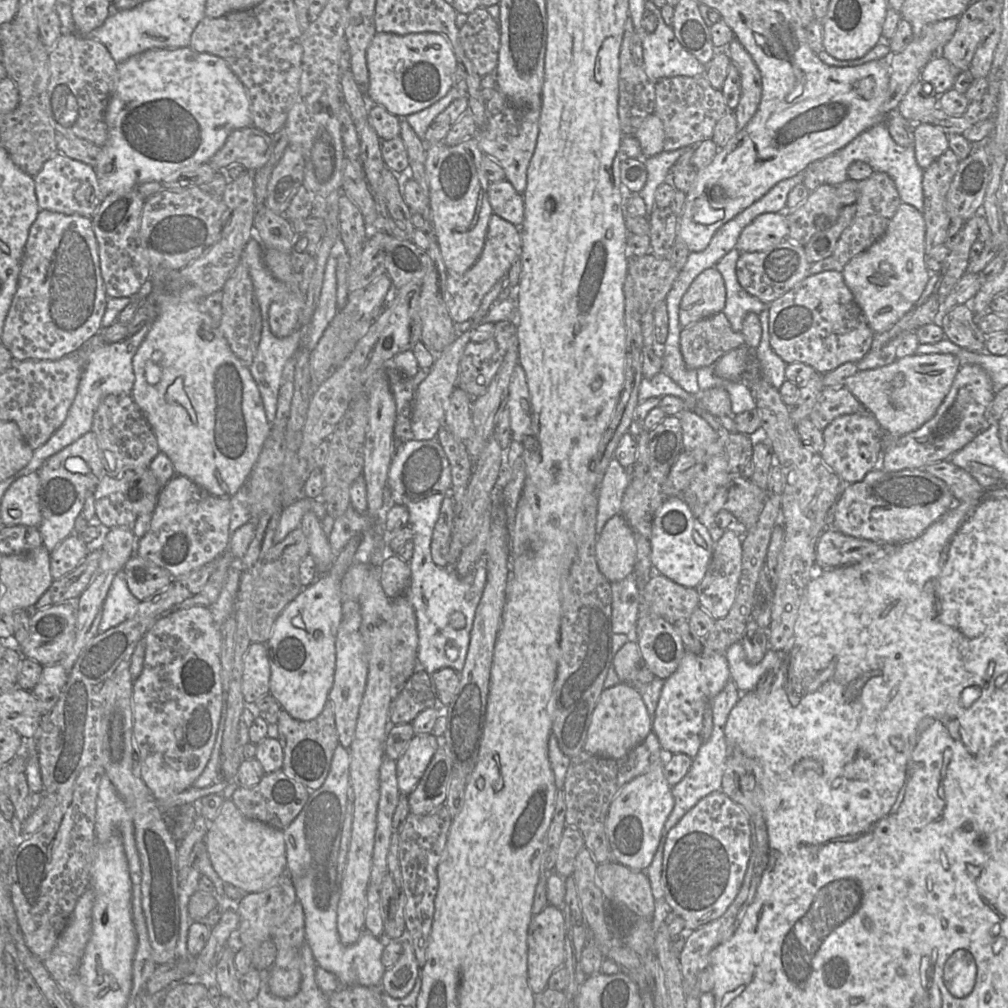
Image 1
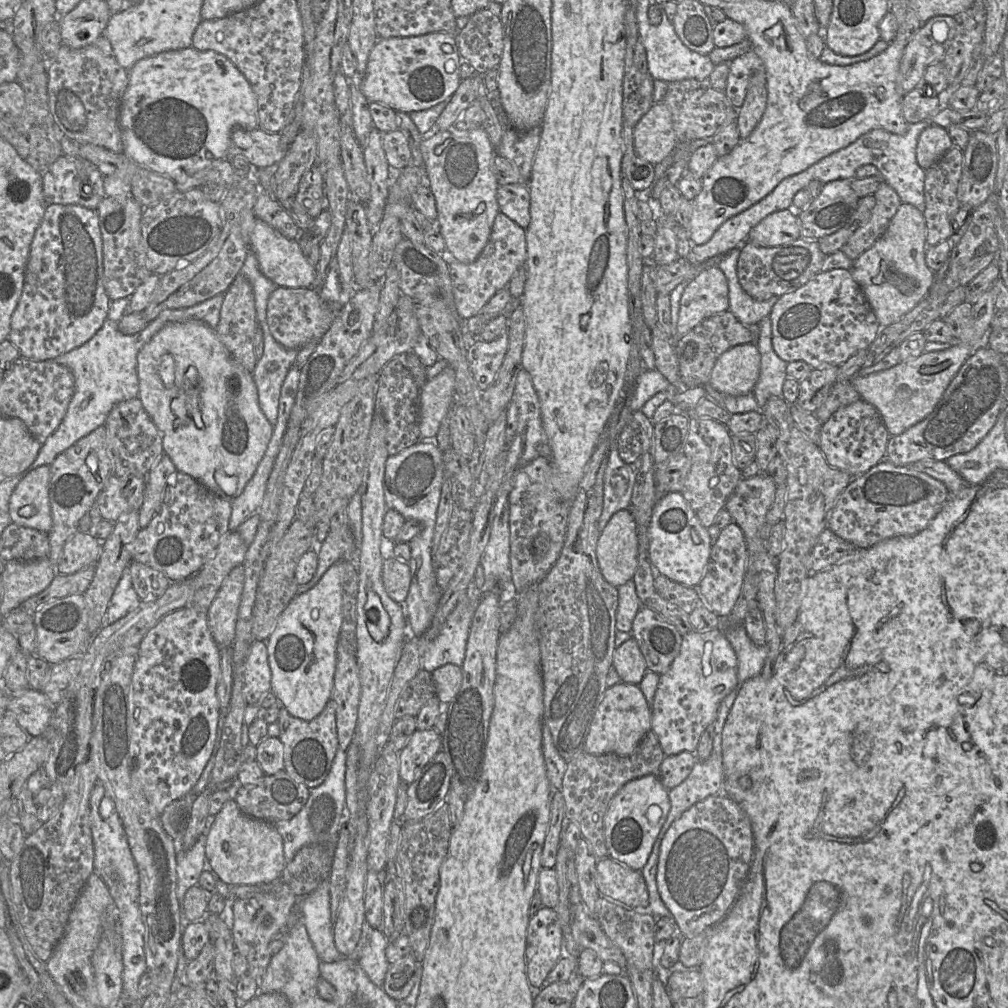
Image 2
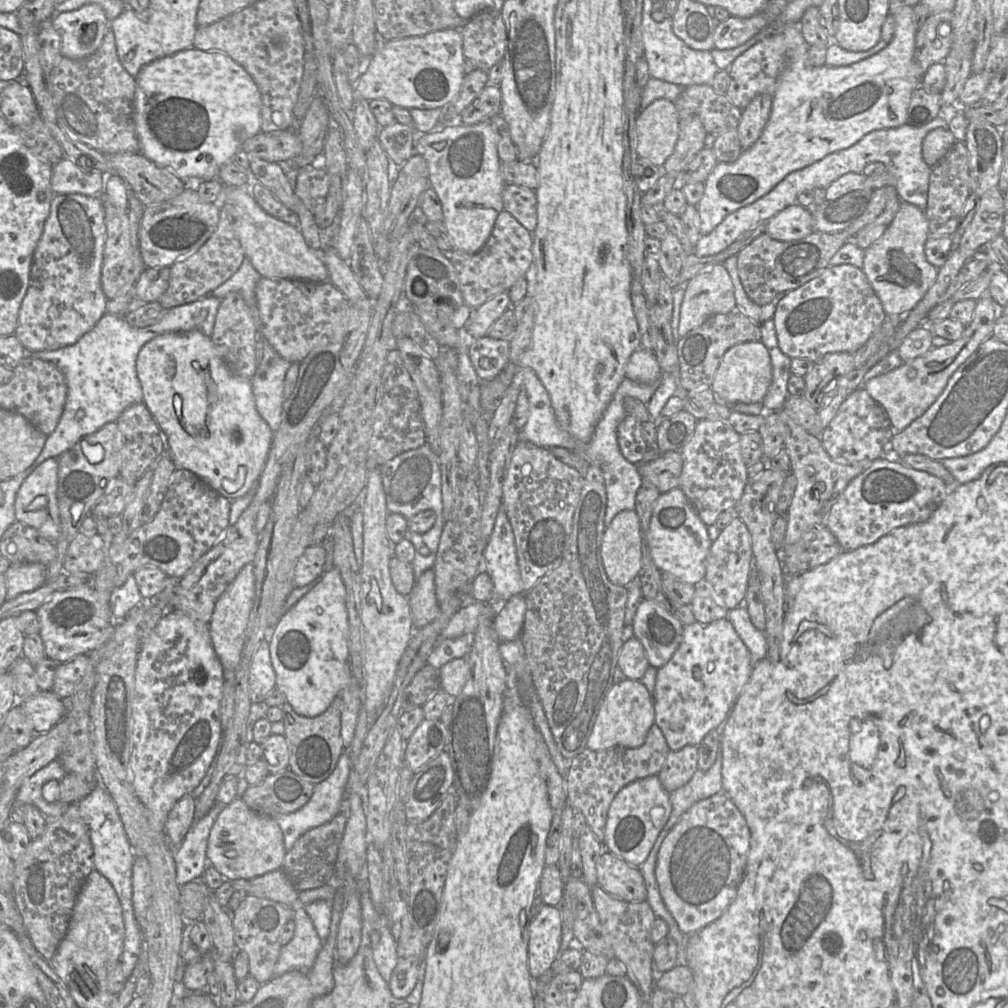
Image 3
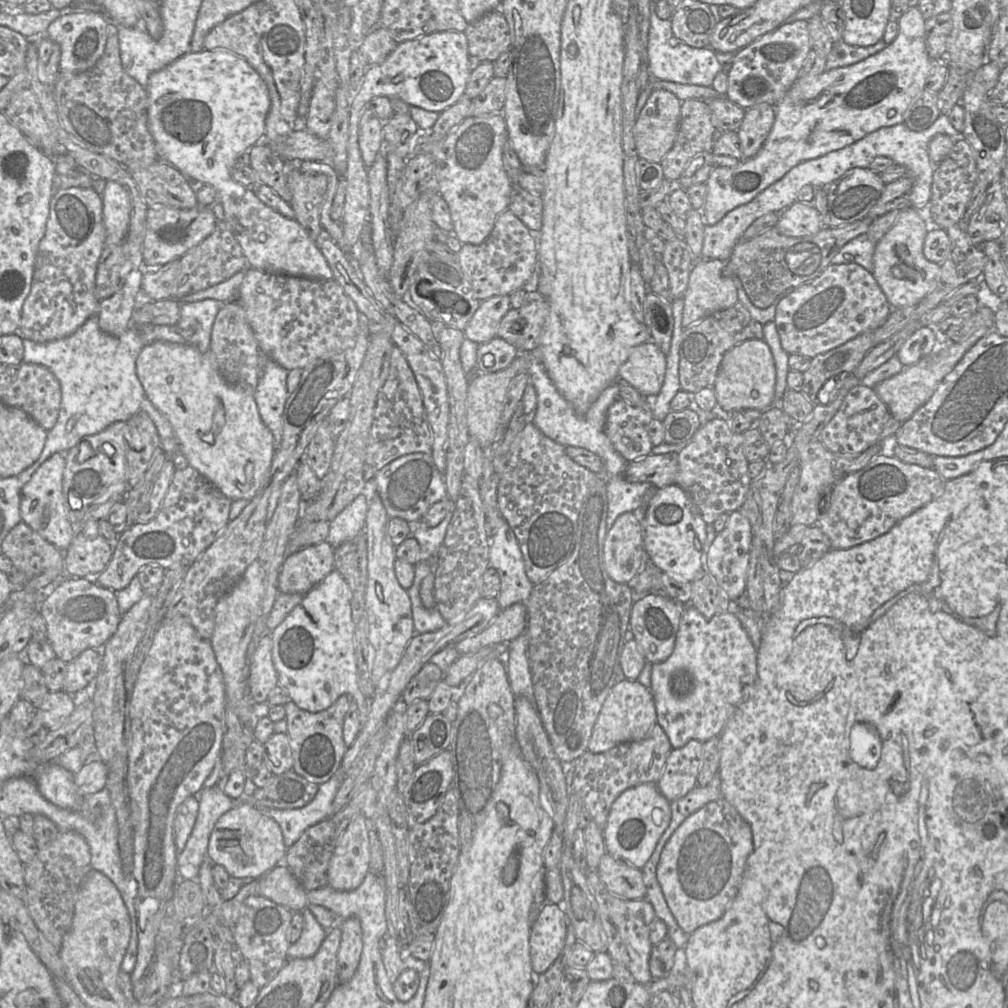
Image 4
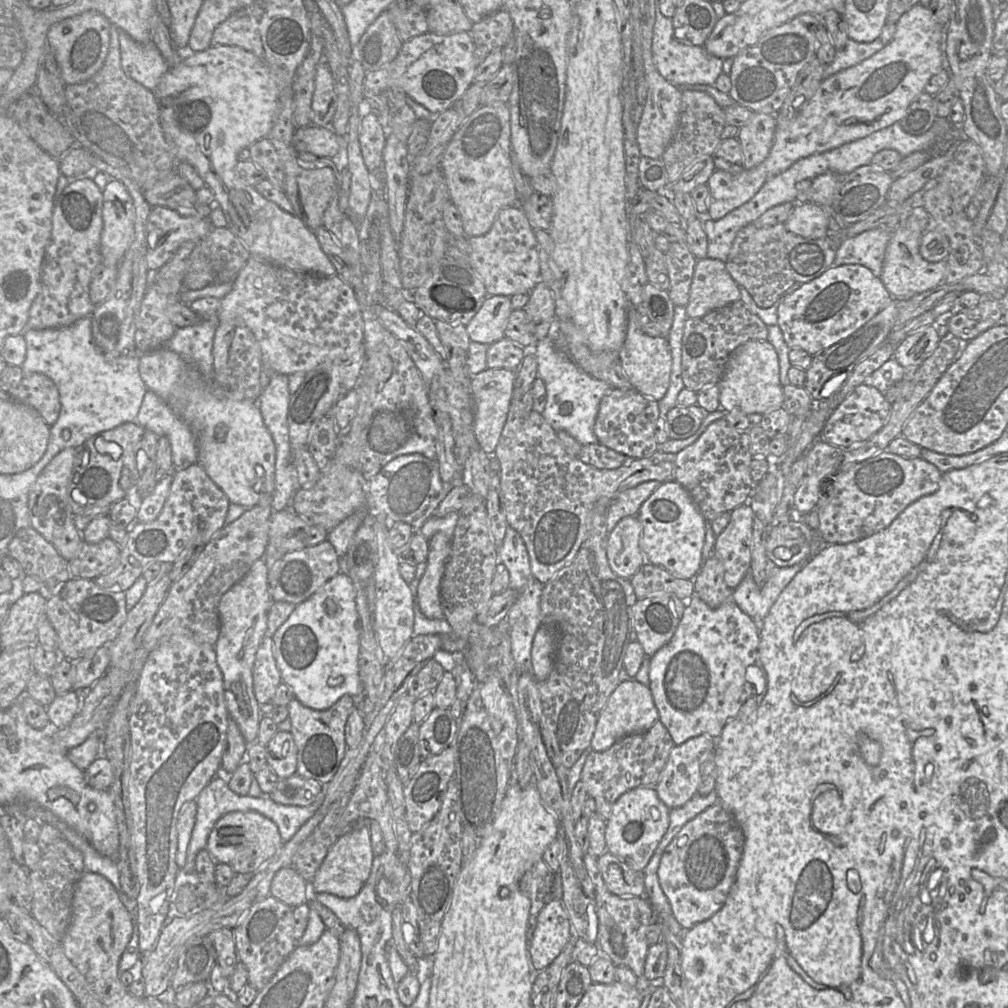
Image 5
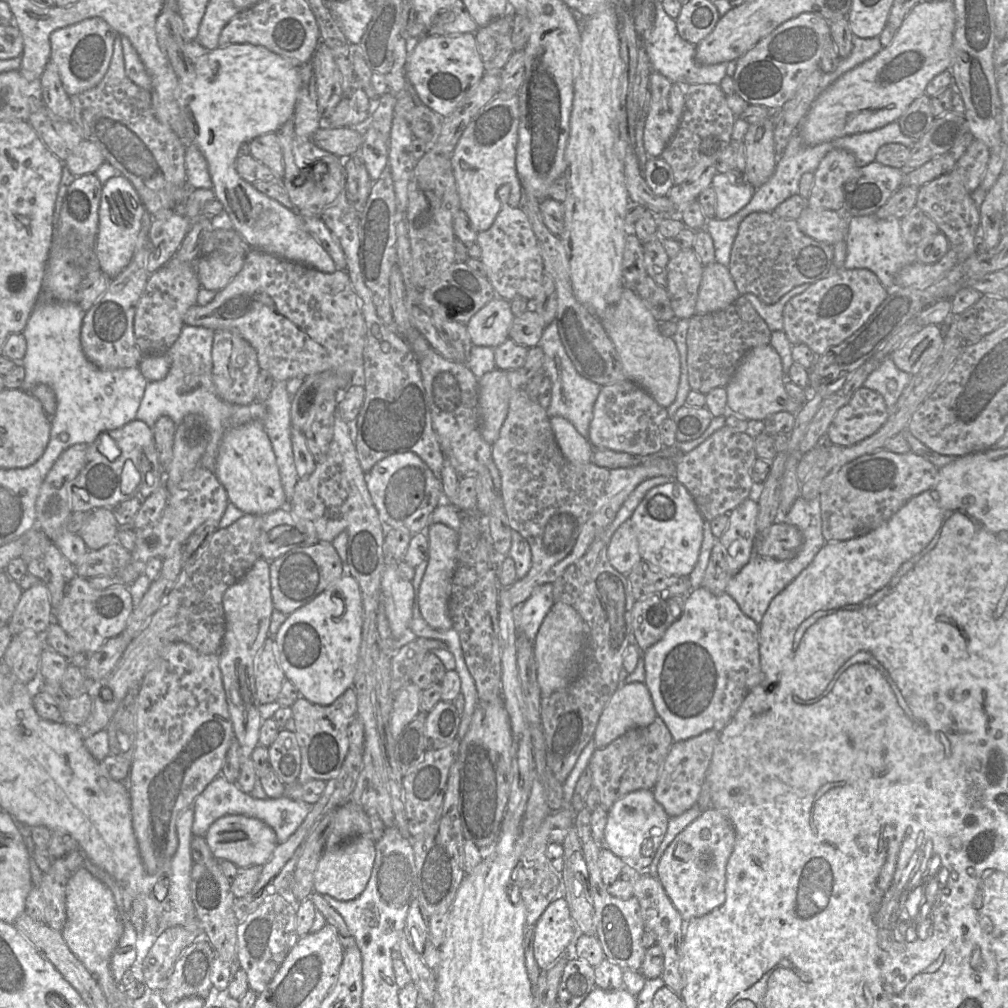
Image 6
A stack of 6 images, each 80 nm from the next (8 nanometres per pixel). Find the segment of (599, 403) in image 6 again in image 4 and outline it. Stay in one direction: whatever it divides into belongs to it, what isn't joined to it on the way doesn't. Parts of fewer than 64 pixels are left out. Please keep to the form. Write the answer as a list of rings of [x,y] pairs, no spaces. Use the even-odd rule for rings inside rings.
[[[618,398],[608,409],[605,434],[626,461],[635,461],[651,454],[648,426],[652,420],[652,409],[646,399],[642,405],[631,406]]]

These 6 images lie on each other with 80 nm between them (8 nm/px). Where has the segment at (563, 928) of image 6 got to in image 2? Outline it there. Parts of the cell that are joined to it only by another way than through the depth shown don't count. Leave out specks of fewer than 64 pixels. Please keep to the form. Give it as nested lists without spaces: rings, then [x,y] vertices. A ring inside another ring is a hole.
[[[542,907],[530,918],[527,927],[526,974],[530,985],[542,988],[548,974],[563,955],[563,933],[558,914],[554,909]]]

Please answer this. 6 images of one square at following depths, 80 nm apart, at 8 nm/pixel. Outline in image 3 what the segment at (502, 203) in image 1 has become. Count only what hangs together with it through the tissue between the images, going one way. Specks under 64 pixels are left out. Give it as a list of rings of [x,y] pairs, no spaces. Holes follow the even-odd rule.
[[[506,184],[502,192],[504,211],[510,213],[525,229],[533,233],[537,227],[537,197],[535,190]]]

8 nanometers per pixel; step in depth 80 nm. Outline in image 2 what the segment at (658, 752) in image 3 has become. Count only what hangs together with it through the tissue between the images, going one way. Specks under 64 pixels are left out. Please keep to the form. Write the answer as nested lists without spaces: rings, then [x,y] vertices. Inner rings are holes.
[[[650,730],[630,755],[620,756],[614,753],[592,755],[582,752],[568,761],[561,788],[566,804],[563,831],[569,822],[576,822],[592,853],[598,859],[608,857],[604,817],[611,800],[629,781],[649,774],[658,774],[665,757],[657,735]]]

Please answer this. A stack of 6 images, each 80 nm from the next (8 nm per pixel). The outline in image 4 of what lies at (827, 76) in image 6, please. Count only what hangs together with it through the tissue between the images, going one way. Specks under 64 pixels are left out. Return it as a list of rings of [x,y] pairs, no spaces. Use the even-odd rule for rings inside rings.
[[[882,39],[867,47],[848,45],[843,40],[833,42],[832,49],[826,58],[825,69],[832,70],[858,63],[878,53],[887,45]]]

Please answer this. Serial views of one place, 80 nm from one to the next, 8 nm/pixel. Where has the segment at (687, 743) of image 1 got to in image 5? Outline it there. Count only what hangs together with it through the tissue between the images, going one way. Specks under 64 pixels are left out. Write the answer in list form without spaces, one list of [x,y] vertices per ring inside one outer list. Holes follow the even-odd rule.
[[[693,595],[686,601],[683,616],[671,640],[649,658],[649,688],[659,720],[676,745],[702,734],[709,734],[717,740],[746,700],[760,694],[766,684],[766,673],[760,660],[759,623],[740,610],[732,600],[711,608]]]

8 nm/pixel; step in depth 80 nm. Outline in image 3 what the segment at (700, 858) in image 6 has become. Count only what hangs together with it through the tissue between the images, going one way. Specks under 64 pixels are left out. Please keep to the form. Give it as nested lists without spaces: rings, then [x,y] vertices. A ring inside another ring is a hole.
[[[725,792],[695,803],[682,814],[660,846],[656,880],[665,906],[684,934],[700,931],[730,906],[744,878],[749,851],[746,820]]]

